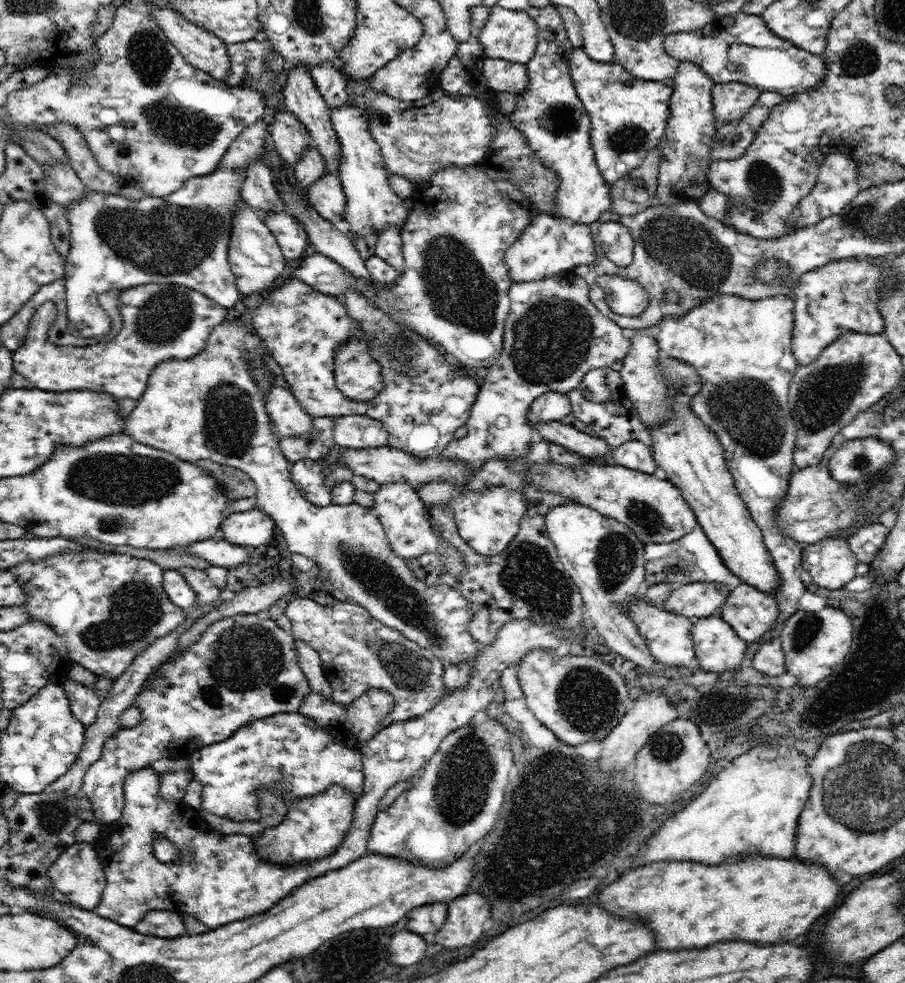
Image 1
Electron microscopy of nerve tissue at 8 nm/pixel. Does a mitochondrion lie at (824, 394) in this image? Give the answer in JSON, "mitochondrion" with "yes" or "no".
{"mitochondrion":"yes"}

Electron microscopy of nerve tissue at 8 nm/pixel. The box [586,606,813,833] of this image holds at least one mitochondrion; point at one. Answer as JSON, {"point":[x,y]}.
{"point":[668,746]}

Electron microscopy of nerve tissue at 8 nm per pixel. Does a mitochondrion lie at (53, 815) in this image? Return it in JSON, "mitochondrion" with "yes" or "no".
{"mitochondrion":"yes"}

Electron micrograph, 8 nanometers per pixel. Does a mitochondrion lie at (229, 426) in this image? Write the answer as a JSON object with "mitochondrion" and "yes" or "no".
{"mitochondrion":"yes"}

